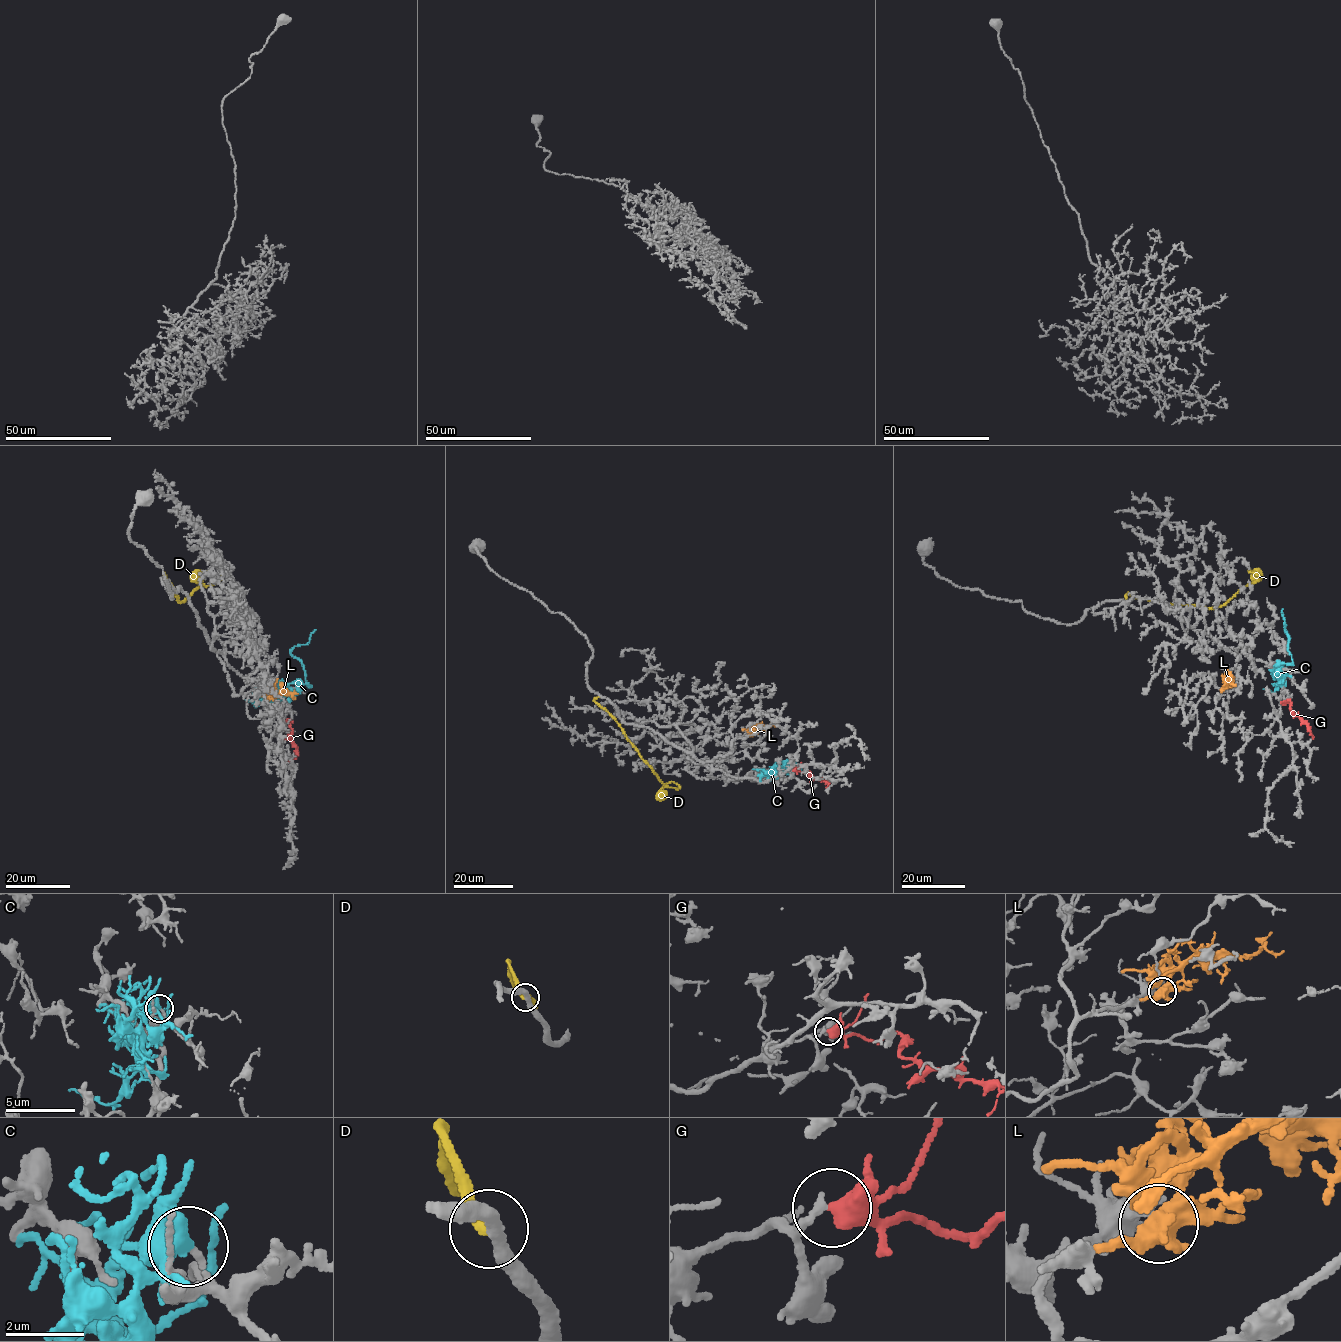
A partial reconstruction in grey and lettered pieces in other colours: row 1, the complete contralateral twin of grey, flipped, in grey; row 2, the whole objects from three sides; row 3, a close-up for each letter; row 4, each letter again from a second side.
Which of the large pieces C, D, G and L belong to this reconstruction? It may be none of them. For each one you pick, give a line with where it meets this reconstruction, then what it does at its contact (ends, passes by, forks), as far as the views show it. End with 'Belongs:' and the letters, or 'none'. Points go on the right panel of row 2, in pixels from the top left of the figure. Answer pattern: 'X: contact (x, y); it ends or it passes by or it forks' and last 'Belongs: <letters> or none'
G: contact (1284, 702); it forks
Belongs: G

